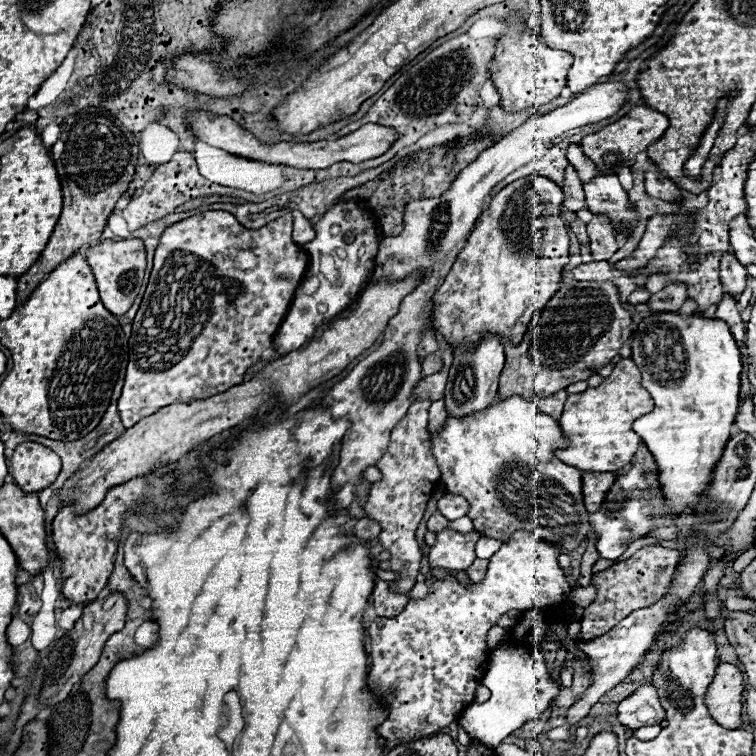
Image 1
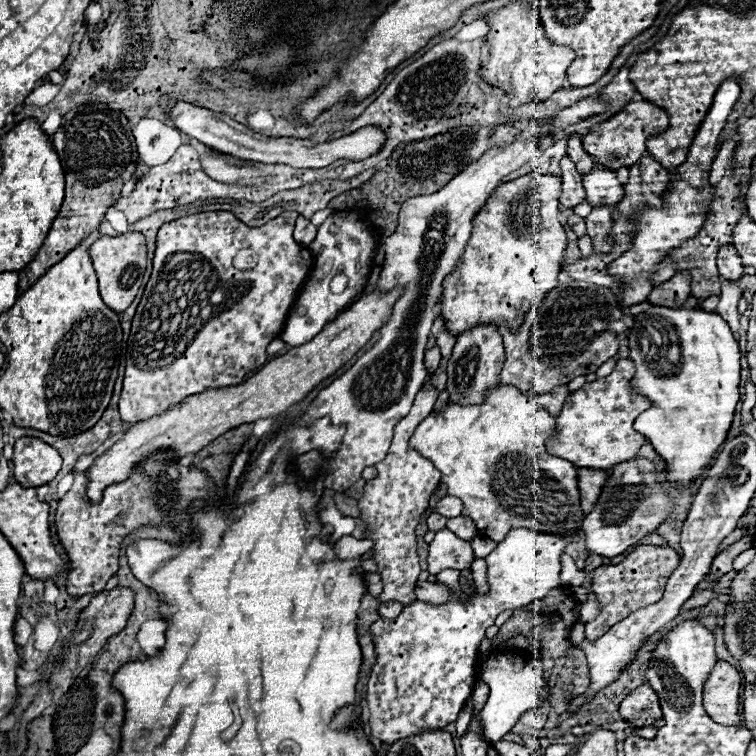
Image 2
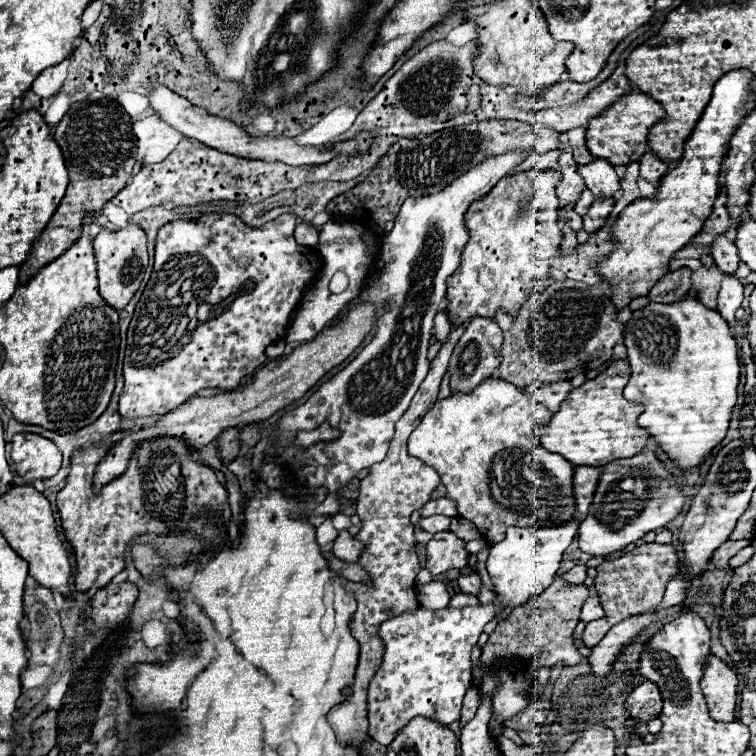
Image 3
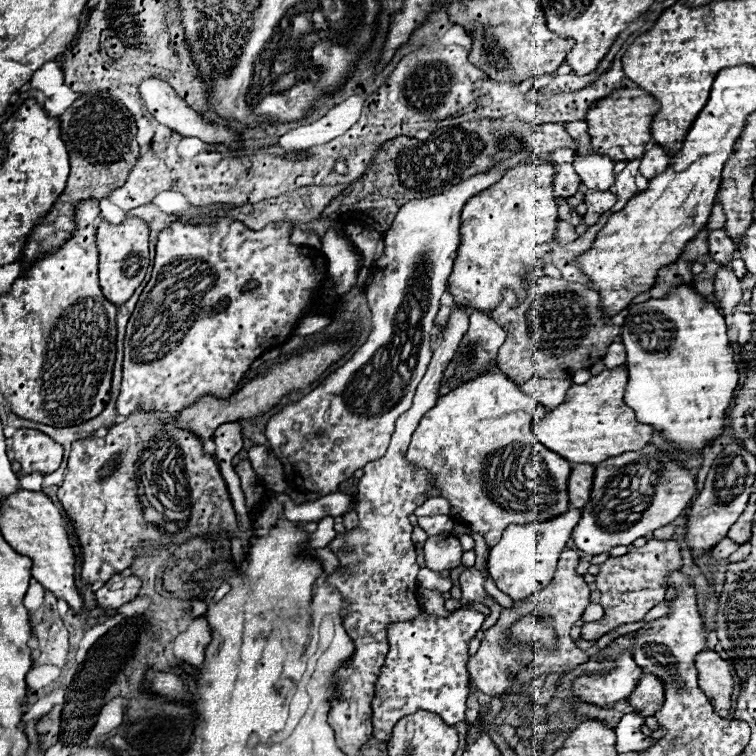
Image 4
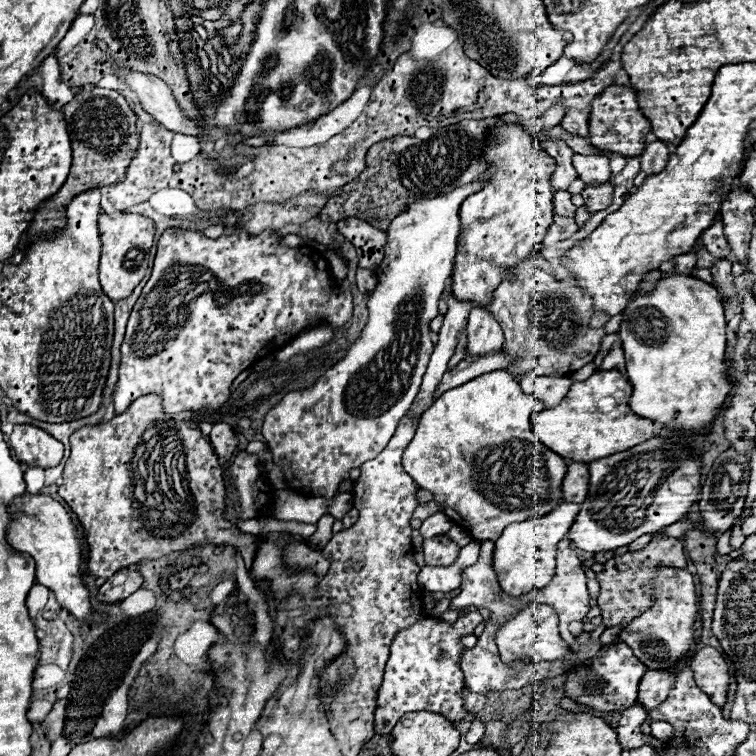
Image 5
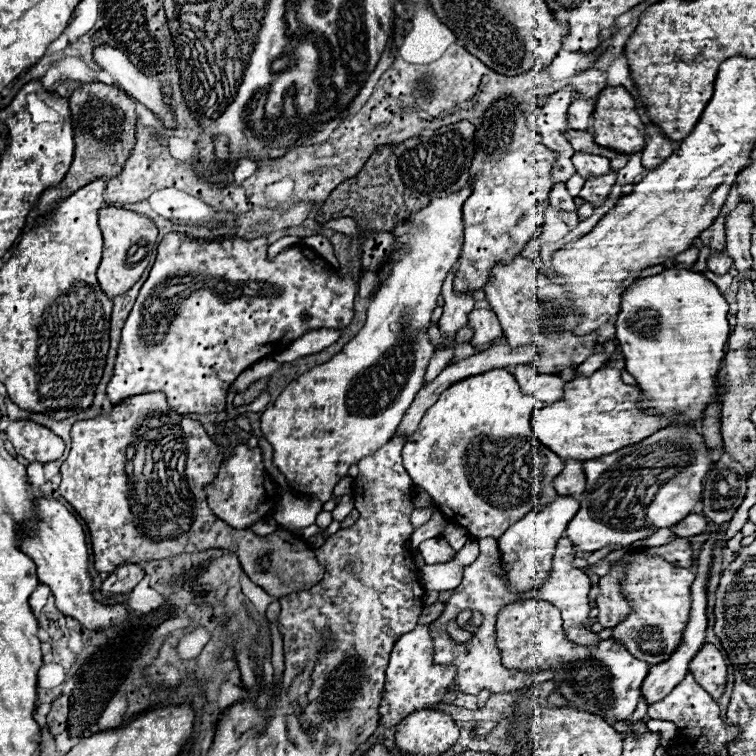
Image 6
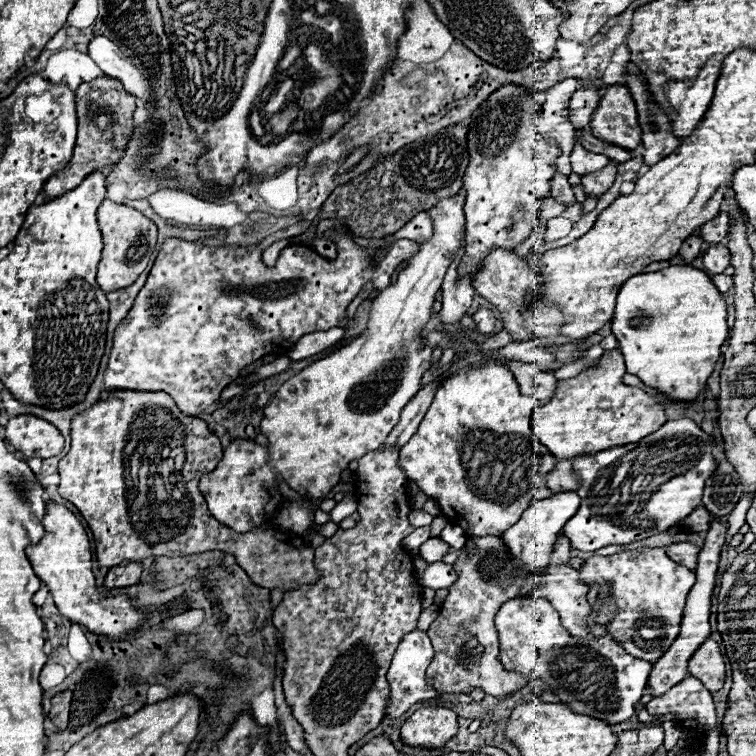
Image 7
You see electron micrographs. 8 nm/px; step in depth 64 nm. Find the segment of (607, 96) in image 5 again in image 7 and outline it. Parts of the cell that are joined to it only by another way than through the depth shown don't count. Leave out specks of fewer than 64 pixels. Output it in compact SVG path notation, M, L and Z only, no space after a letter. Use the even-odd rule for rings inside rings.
M612 84L606 86L606 92L592 114L590 130L596 138L634 150L640 144L640 126L634 100L626 86Z

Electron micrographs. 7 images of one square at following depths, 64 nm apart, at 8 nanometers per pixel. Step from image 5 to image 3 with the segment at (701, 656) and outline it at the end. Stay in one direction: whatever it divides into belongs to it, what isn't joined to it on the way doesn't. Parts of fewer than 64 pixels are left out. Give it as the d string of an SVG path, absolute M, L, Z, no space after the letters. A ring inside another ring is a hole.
M710 654L704 662L704 676L702 676L700 688L706 696L706 702L714 720L720 720L720 722L736 720L734 716L736 686L738 686L738 678L734 670L724 660Z

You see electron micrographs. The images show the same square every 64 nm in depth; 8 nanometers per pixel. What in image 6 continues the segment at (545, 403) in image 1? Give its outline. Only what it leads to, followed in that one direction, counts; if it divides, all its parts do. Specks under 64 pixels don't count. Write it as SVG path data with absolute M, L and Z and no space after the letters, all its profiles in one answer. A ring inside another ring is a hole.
M520 364L520 366L514 366L514 376L524 394L536 396L538 400L542 400L546 404L552 404L552 402L560 400L560 396L562 396L564 380L558 378L556 374L540 374L540 372L536 372L534 366Z

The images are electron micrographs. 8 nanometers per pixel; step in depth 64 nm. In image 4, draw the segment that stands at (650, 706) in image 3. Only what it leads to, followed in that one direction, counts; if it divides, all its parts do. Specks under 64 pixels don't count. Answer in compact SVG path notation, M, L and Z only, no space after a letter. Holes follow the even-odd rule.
M644 674L636 686L636 692L628 698L628 702L644 718L654 716L664 704L664 682L658 676Z

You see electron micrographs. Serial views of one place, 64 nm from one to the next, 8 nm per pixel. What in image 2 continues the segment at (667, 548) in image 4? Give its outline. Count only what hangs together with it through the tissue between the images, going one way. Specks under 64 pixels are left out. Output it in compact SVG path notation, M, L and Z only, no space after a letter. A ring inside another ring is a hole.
M638 546L632 554L628 554L620 564L608 564L598 566L594 570L592 578L592 592L596 592L600 602L600 614L596 620L586 622L586 640L598 640L612 628L612 624L624 620L624 616L630 616L630 612L636 612L640 608L646 608L648 604L656 604L662 598L666 580L676 570L680 562L680 556L670 546Z

